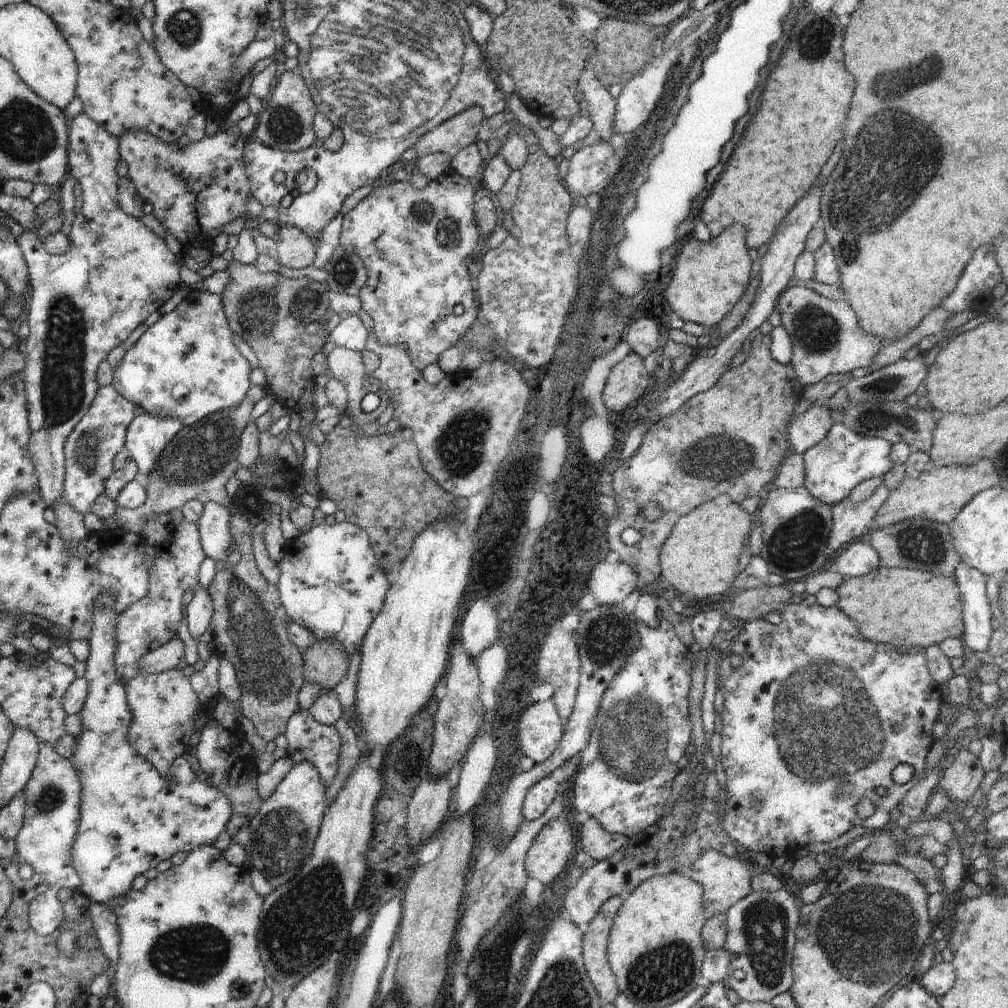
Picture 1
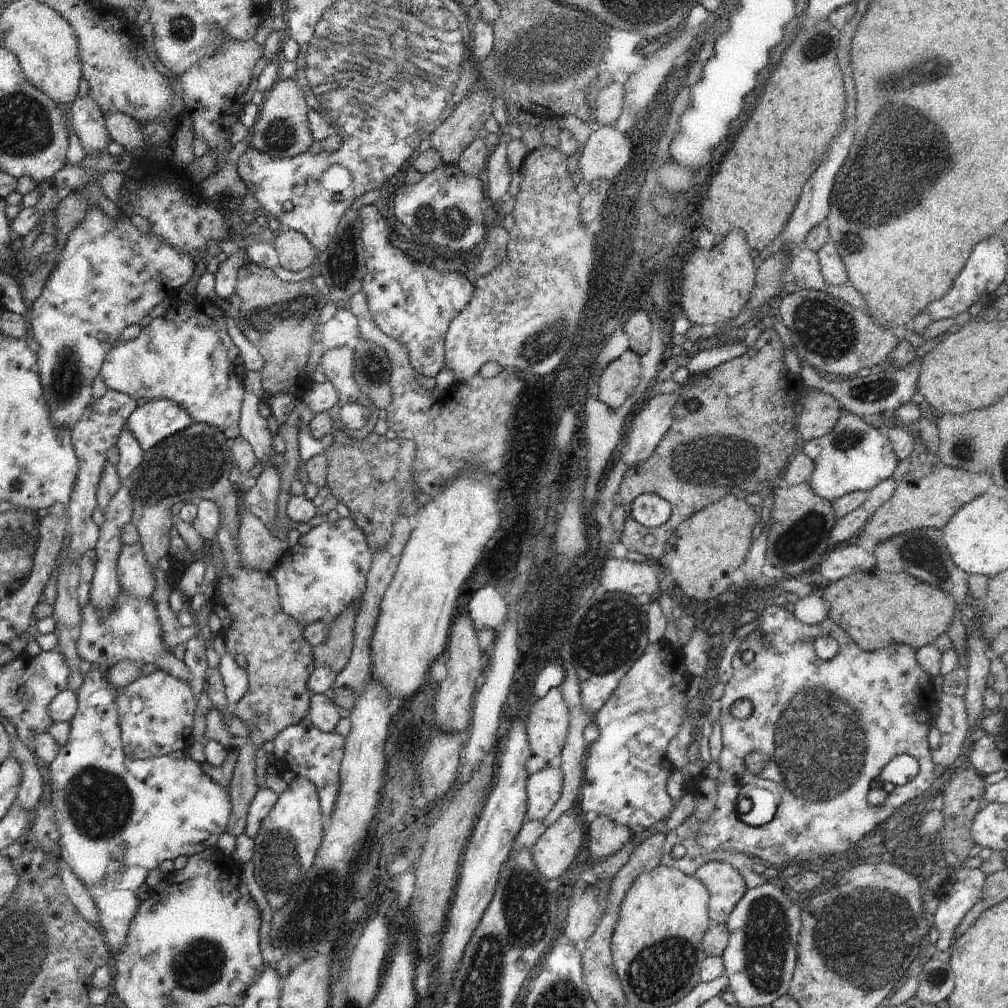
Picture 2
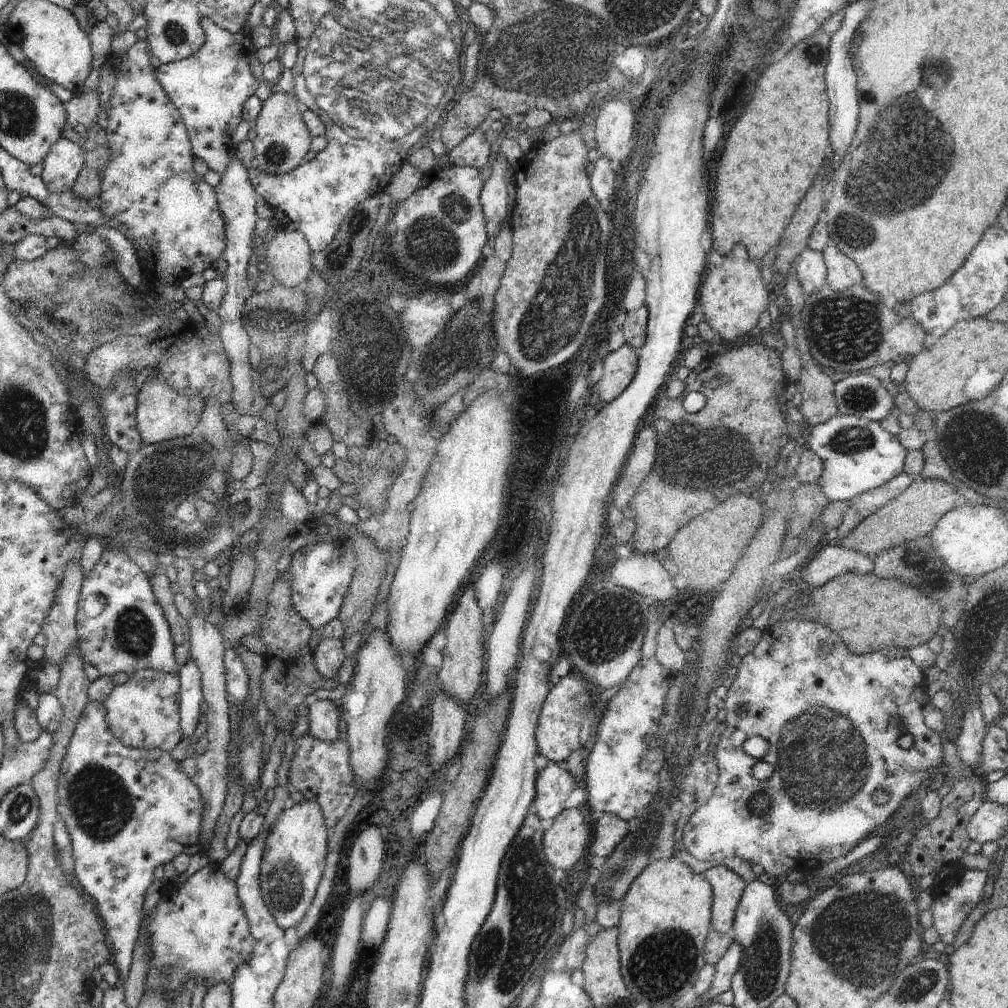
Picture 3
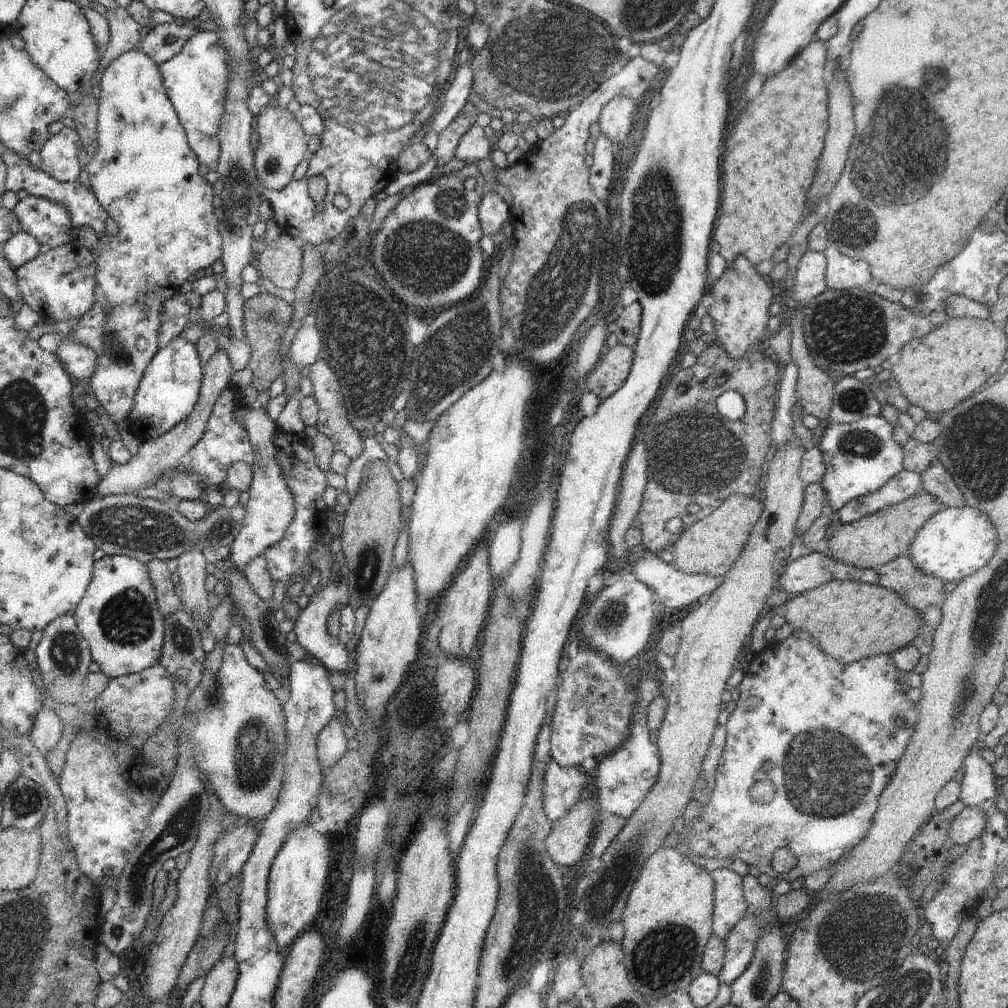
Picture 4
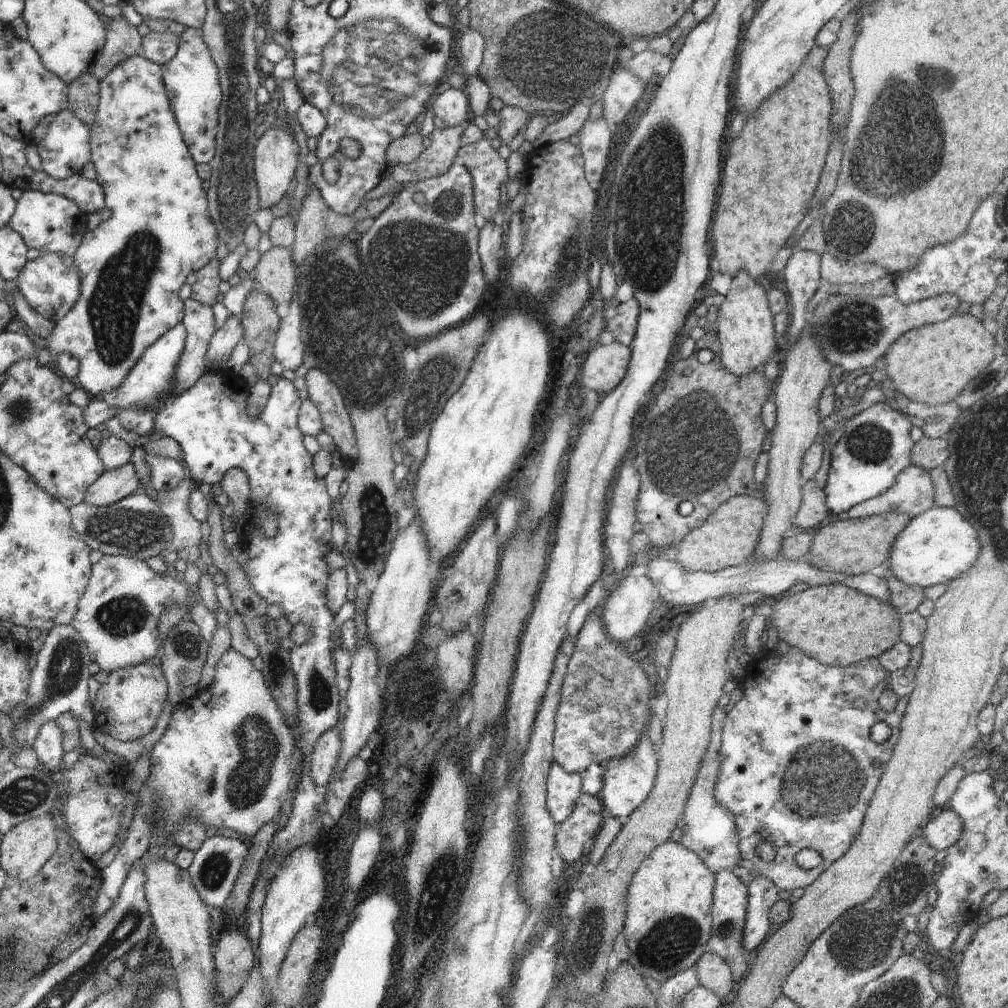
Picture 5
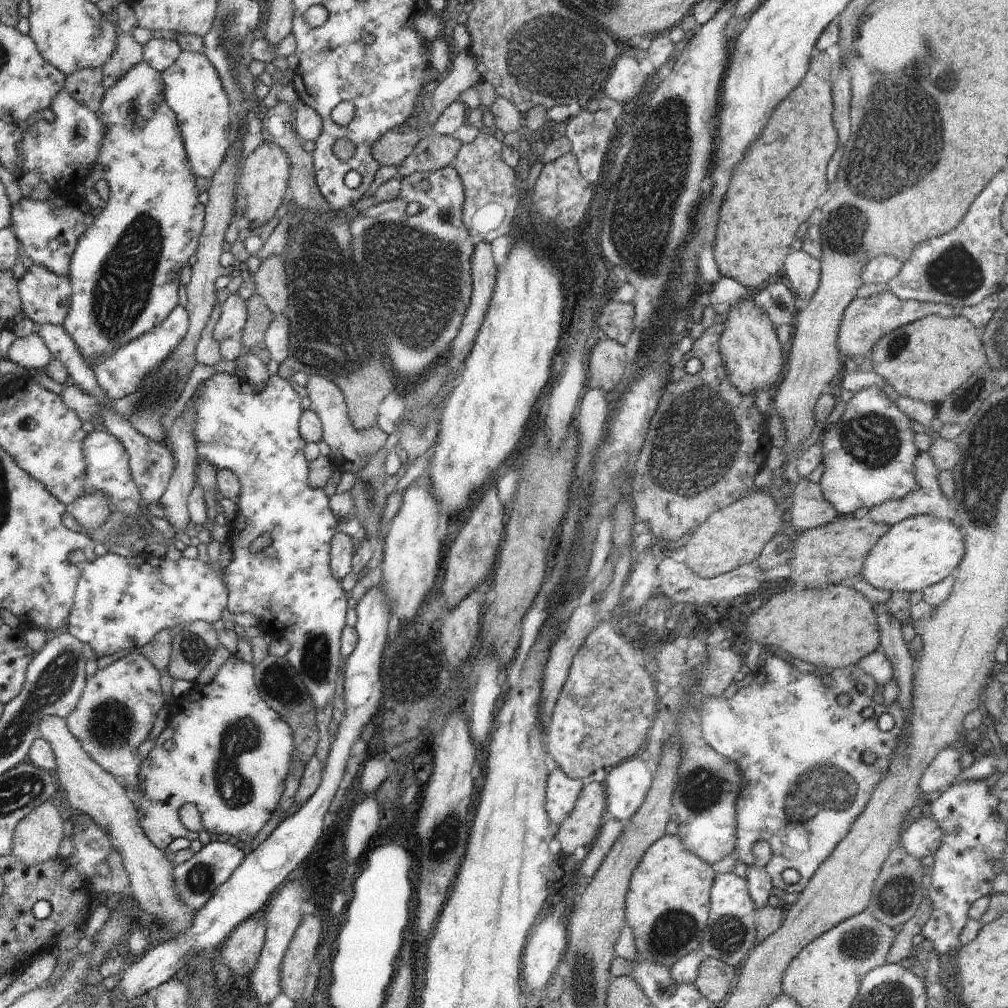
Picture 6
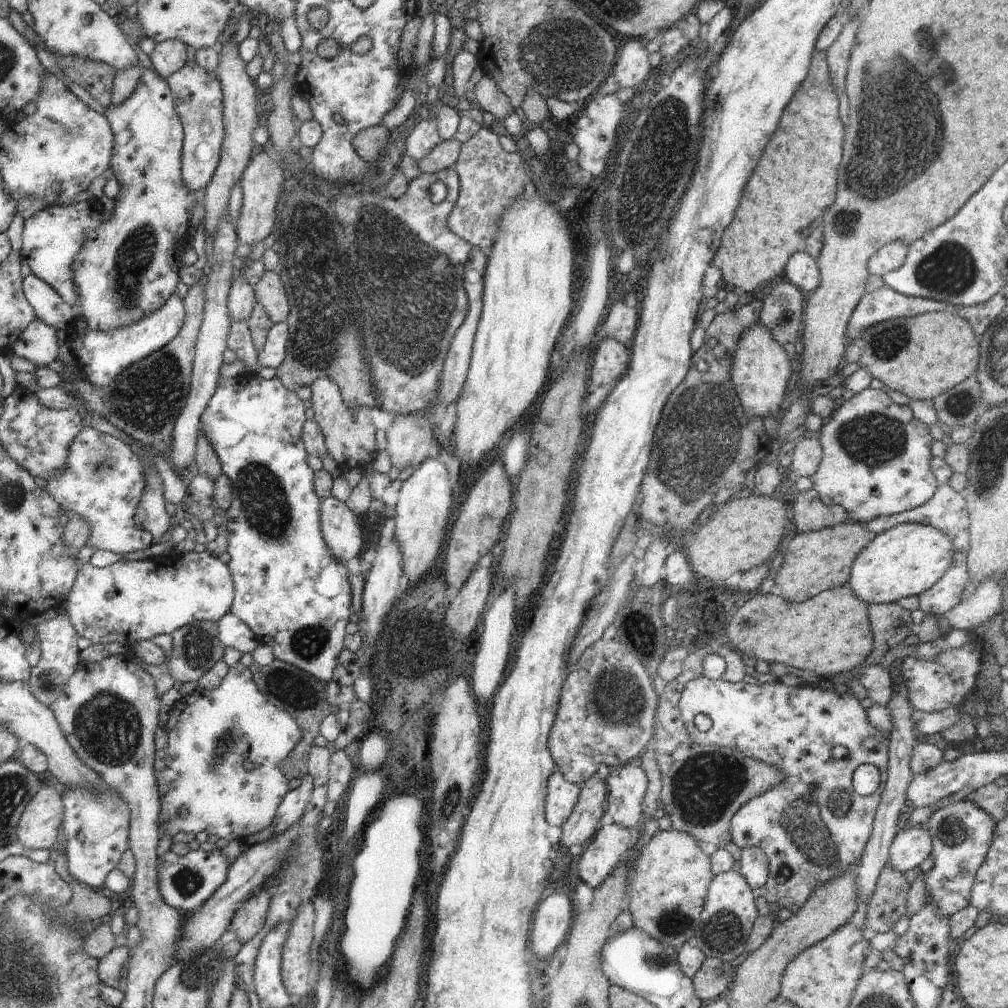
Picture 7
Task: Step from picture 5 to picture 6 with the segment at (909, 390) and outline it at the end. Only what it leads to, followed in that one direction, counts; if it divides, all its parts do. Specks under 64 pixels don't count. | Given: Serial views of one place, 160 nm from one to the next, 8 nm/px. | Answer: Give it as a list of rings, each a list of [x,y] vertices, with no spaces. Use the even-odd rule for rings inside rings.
[[[930,315],[885,334],[868,356],[880,374],[900,397],[910,397],[938,406],[954,390],[988,362],[980,332],[967,319]]]

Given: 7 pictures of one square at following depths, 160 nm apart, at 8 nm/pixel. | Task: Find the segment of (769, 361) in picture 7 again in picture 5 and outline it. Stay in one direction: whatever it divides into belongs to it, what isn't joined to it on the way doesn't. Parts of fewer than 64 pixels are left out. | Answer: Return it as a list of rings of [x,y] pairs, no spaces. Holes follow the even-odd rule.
[[[739,270],[733,278],[730,290],[719,306],[714,325],[718,327],[721,363],[736,376],[748,375],[754,369],[762,368],[776,350],[776,331],[767,291],[747,270]]]

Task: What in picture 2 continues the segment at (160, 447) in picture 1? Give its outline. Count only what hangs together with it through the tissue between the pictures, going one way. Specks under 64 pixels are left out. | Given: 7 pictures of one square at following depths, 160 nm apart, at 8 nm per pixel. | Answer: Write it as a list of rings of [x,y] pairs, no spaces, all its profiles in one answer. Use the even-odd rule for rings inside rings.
[[[168,399],[148,401],[143,406],[136,408],[126,420],[129,433],[138,441],[143,452],[193,424],[192,417],[183,408]]]

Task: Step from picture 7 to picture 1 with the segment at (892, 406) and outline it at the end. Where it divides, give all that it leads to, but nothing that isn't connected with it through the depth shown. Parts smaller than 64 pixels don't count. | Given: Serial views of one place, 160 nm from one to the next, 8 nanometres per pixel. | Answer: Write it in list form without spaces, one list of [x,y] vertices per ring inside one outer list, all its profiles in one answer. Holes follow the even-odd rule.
[[[834,422],[825,440],[816,443],[816,446],[809,448],[803,454],[805,474],[803,486],[810,491],[812,496],[820,499],[820,502],[833,506],[846,497],[849,497],[854,487],[862,481],[872,477],[879,477],[880,475],[884,476],[886,472],[893,468],[892,461],[889,459],[891,446],[891,442],[888,442],[886,439],[860,436],[853,430],[850,430],[850,427]]]

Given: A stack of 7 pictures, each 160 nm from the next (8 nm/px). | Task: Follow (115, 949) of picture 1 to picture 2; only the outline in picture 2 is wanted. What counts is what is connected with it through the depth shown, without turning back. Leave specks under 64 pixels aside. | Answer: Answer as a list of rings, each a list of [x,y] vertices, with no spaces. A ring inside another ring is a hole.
[[[60,860],[59,877],[65,886],[65,891],[70,900],[75,904],[76,910],[91,924],[102,933],[100,915],[98,907],[95,905],[93,898],[90,896],[85,886],[78,880],[78,877],[69,871],[66,864]]]

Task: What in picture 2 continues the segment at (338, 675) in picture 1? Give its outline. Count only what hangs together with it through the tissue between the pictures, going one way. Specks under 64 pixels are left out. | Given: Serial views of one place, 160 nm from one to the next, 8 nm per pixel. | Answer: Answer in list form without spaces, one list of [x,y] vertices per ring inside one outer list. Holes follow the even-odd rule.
[[[360,601],[353,603],[339,617],[329,624],[326,640],[313,646],[315,668],[328,667],[334,673],[340,672],[347,664],[354,642],[354,625]]]

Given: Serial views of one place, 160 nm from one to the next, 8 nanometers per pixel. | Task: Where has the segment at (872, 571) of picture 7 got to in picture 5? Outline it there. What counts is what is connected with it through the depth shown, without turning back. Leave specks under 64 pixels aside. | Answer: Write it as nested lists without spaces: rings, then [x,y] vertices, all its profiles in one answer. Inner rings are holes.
[[[938,507],[915,516],[894,541],[889,562],[893,573],[907,585],[926,588],[948,584],[968,572],[978,560],[981,542],[976,530],[954,507]]]

